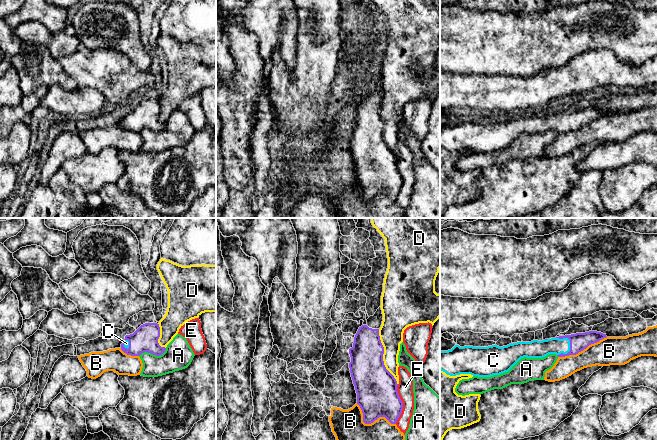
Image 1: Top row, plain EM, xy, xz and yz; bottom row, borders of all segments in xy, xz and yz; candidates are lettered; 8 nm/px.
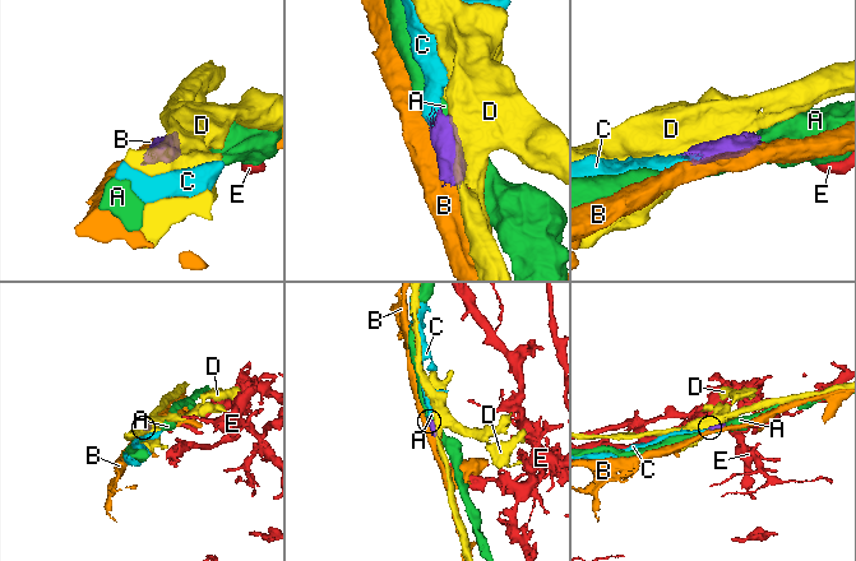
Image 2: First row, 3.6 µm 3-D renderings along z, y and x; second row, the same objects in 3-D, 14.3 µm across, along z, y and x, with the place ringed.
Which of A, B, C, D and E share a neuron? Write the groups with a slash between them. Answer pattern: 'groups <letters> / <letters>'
groups A / B / C / D / E

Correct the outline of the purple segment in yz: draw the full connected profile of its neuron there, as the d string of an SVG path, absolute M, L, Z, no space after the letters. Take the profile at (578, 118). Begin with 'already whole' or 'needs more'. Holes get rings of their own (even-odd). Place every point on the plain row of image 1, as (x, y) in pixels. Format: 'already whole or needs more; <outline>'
needs more; M597 107L559 112L547 116L511 119L499 123L460 123L440 127L440 146L447 151L471 150L491 153L508 148L521 134L543 134L549 130L558 133L576 131L589 121L606 114Z

